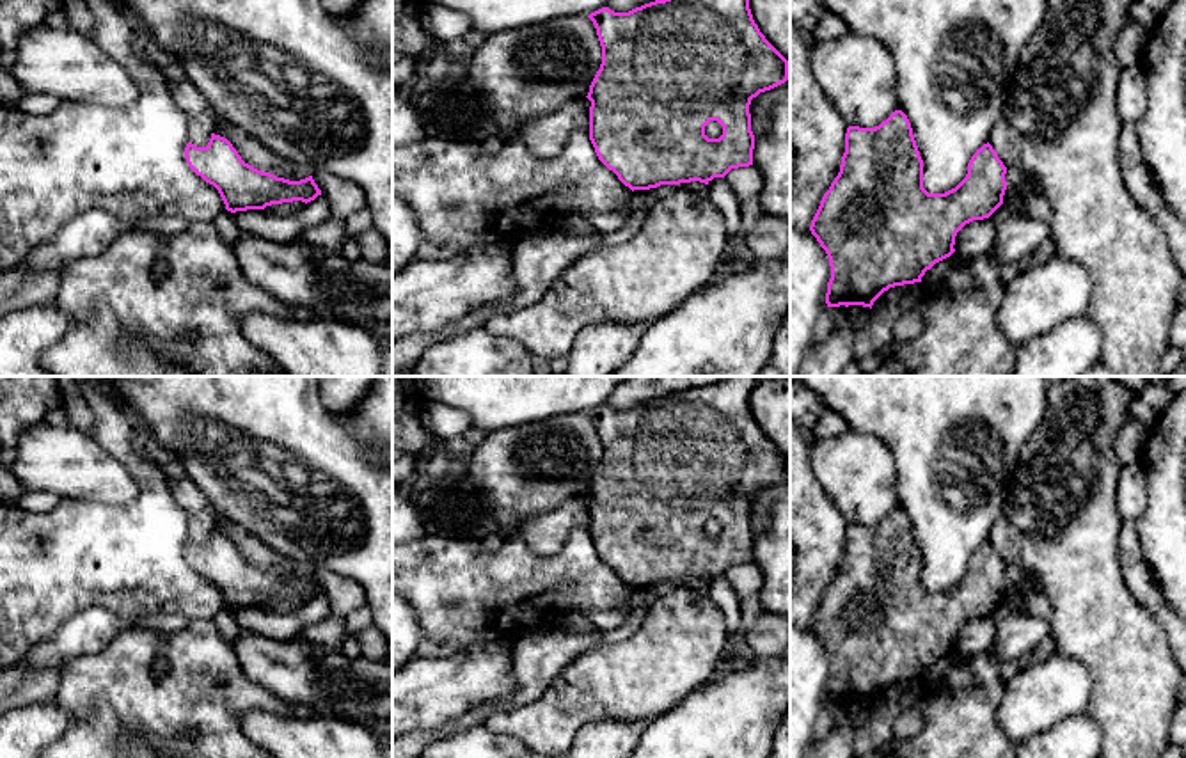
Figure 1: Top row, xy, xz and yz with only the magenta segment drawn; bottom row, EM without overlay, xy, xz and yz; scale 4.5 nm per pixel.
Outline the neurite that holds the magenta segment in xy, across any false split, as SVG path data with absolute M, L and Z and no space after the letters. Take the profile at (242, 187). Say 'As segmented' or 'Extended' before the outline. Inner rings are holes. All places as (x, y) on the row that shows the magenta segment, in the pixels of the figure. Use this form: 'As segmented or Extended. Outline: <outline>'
As segmented. Outline: M211 133L206 147L197 147L188 142L185 158L197 176L218 190L225 209L231 213L265 209L272 204L293 201L307 204L321 195L312 176L289 181L257 170L241 160L227 138L215 133Z

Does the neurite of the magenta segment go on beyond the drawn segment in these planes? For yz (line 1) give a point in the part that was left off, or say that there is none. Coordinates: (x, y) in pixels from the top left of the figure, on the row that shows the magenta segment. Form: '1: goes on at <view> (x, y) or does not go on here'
1: does not go on here

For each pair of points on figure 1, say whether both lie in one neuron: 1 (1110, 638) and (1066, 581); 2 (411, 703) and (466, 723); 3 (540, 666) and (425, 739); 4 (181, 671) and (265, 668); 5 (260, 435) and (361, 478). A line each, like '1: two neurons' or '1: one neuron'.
1: one neuron
2: two neurons
3: one neuron
4: two neurons
5: one neuron

